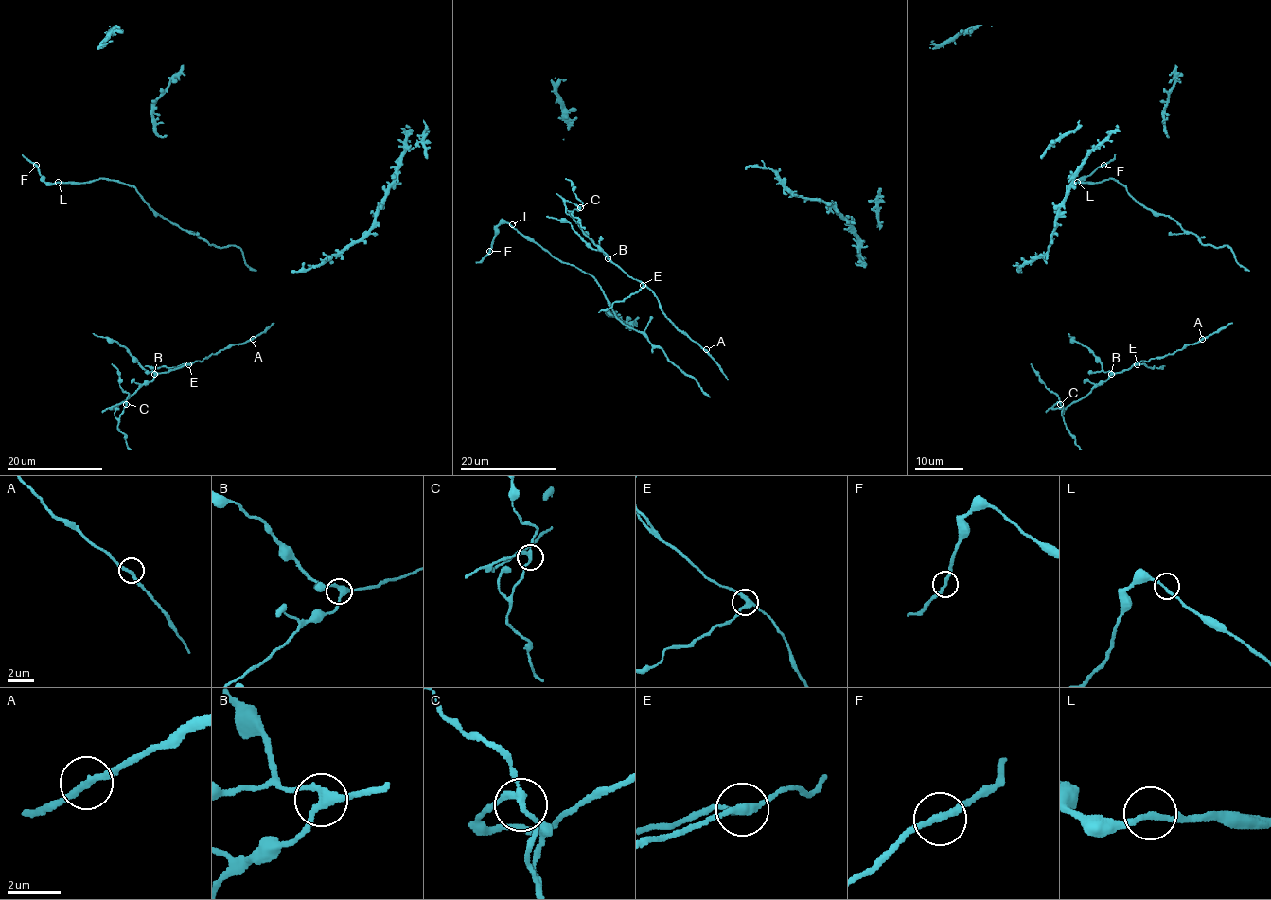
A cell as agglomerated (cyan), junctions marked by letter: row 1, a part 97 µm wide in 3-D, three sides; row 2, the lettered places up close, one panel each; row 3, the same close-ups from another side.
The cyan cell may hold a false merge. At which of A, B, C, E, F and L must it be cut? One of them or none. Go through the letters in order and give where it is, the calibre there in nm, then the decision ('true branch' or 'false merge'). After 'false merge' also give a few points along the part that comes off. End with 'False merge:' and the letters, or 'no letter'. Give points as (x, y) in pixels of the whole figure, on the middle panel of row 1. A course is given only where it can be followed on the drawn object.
A: (706, 349) | 240 nm | true branch
B: (608, 258) | 280 nm | true branch
C: (580, 207) | 200 nm | false merge | (580, 208), (572, 214), (585, 228)
E: (643, 285) | 280 nm | true branch
F: (489, 251) | 240 nm | true branch
L: (512, 224) | 200 nm | true branch
False merge: C

